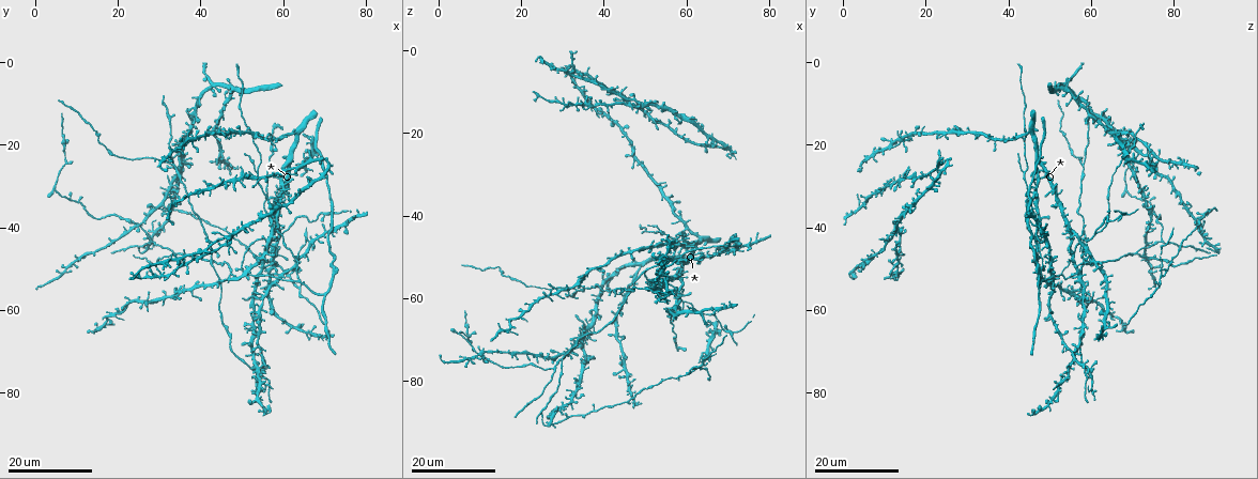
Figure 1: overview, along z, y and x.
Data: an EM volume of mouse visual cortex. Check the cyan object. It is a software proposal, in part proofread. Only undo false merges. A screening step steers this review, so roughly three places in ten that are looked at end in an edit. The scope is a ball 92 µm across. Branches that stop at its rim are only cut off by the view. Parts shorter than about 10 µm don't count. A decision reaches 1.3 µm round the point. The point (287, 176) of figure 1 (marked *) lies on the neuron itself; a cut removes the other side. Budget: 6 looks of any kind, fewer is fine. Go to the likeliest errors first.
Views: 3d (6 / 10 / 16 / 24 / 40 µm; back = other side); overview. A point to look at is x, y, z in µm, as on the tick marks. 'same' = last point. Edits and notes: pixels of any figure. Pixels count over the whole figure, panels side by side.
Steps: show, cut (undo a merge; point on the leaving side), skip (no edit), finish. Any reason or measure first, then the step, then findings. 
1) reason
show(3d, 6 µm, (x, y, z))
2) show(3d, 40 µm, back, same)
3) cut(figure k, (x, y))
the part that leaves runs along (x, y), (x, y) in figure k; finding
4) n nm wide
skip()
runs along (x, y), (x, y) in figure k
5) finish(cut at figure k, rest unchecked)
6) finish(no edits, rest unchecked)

three arms meet
show(3d, 16 µm, (55.0, 75.0, 59.0))

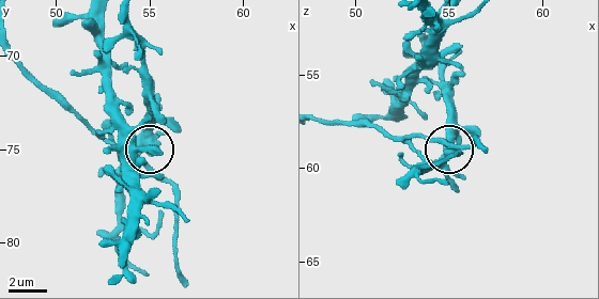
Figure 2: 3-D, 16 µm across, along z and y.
closer look
show(3d, 10 µm, same)

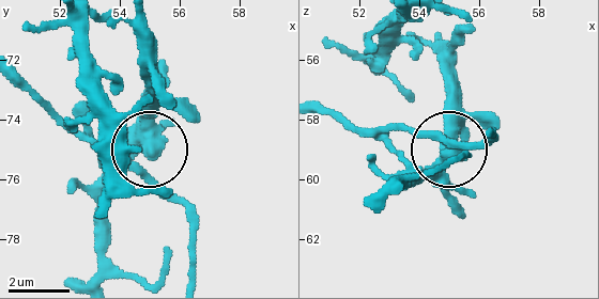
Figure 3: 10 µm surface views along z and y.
zoom in
show(3d, 6 µm, (54.6, 75.6, 58.6))

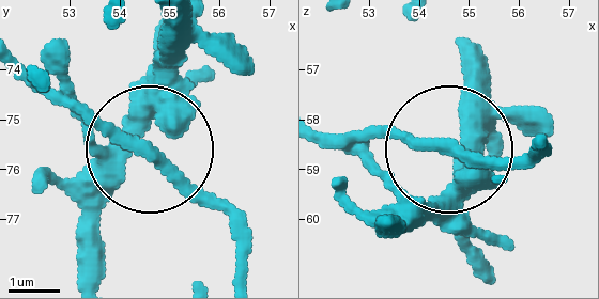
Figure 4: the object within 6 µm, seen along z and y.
skip()
continuous, no second neuron

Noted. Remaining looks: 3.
branch point
show(3d, 24 µm, (56.0, 33.5, 45.5))

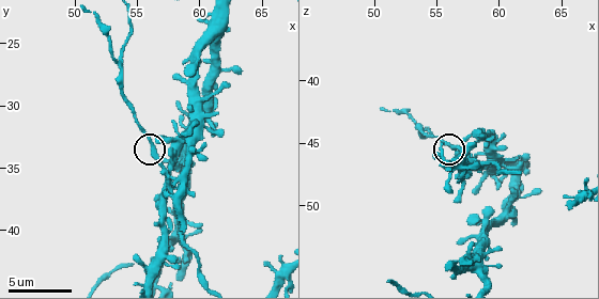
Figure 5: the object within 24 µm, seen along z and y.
closer look
show(3d, 6 µm, (56.2, 33.4, 45.4))

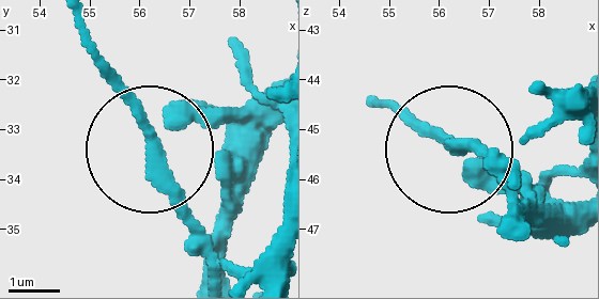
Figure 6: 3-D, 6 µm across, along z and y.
3 arms
skip()
one neuron here

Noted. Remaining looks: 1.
finish(no edits, rest unchecked)

